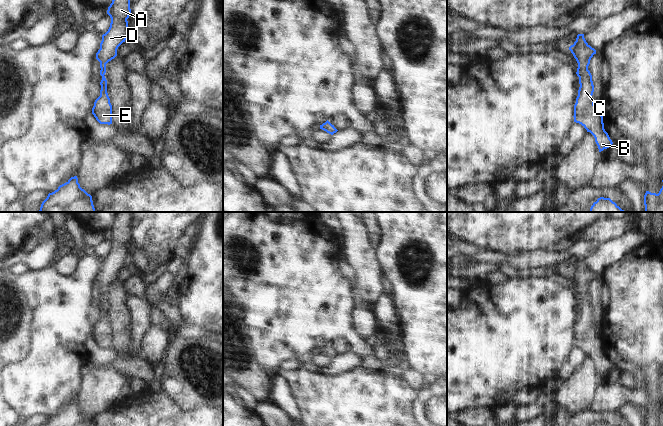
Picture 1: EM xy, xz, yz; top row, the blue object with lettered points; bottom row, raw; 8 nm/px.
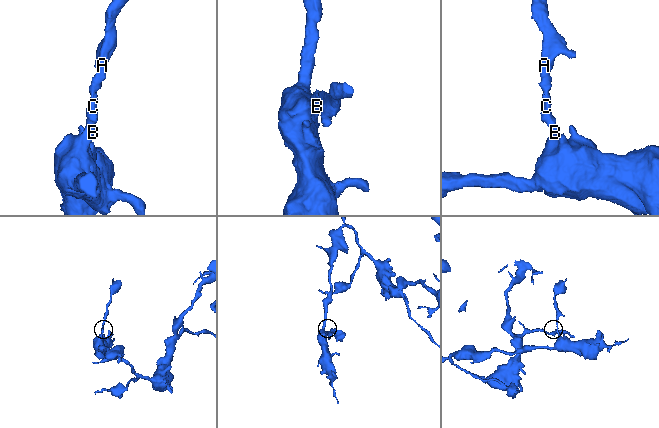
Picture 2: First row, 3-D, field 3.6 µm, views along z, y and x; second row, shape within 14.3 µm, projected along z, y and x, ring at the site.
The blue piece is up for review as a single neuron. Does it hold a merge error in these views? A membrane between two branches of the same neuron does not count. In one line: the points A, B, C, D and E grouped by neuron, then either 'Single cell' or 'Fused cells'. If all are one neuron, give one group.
Groups: A B C D E. Single cell.

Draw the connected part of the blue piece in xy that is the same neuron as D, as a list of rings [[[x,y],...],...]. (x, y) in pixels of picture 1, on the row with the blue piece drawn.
[[[112,0],[107,14],[111,18],[108,31],[102,35],[96,59],[100,62],[100,96],[95,100],[92,114],[100,124],[112,124],[112,105],[107,93],[106,64],[117,56],[118,47],[130,37],[127,19],[131,15],[130,0]]]

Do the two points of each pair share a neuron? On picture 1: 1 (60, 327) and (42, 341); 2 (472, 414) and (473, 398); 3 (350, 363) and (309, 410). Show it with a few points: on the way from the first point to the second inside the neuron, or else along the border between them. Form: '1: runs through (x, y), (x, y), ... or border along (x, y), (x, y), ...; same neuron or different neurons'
1: runs through (56, 331), (46, 341); same neuron
2: border along (494, 409), (466, 408), (457, 415); different neurons
3: border along (360, 365), (337, 374), (321, 374), (318, 372); different neurons

